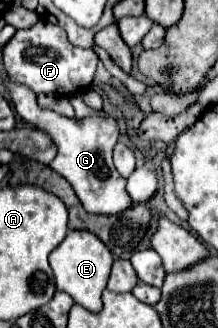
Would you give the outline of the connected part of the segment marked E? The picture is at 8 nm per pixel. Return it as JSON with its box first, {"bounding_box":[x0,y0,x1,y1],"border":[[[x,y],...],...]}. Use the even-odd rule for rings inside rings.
{"bounding_box":[50,232,112,312],"border":[[[68,232],[64,242],[50,254],[50,266],[54,270],[56,286],[58,290],[66,292],[76,304],[90,312],[102,310],[102,290],[106,288],[110,266],[112,266],[112,254],[110,250],[90,232]]]}

